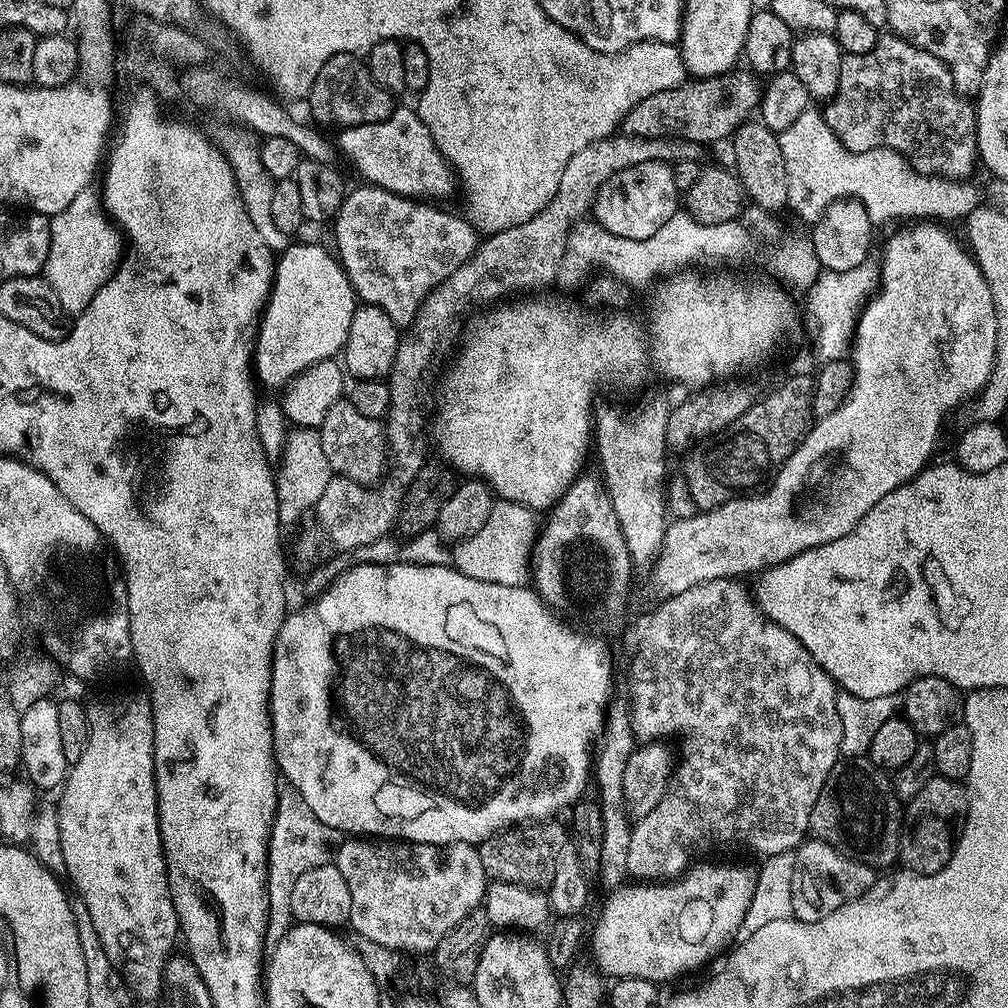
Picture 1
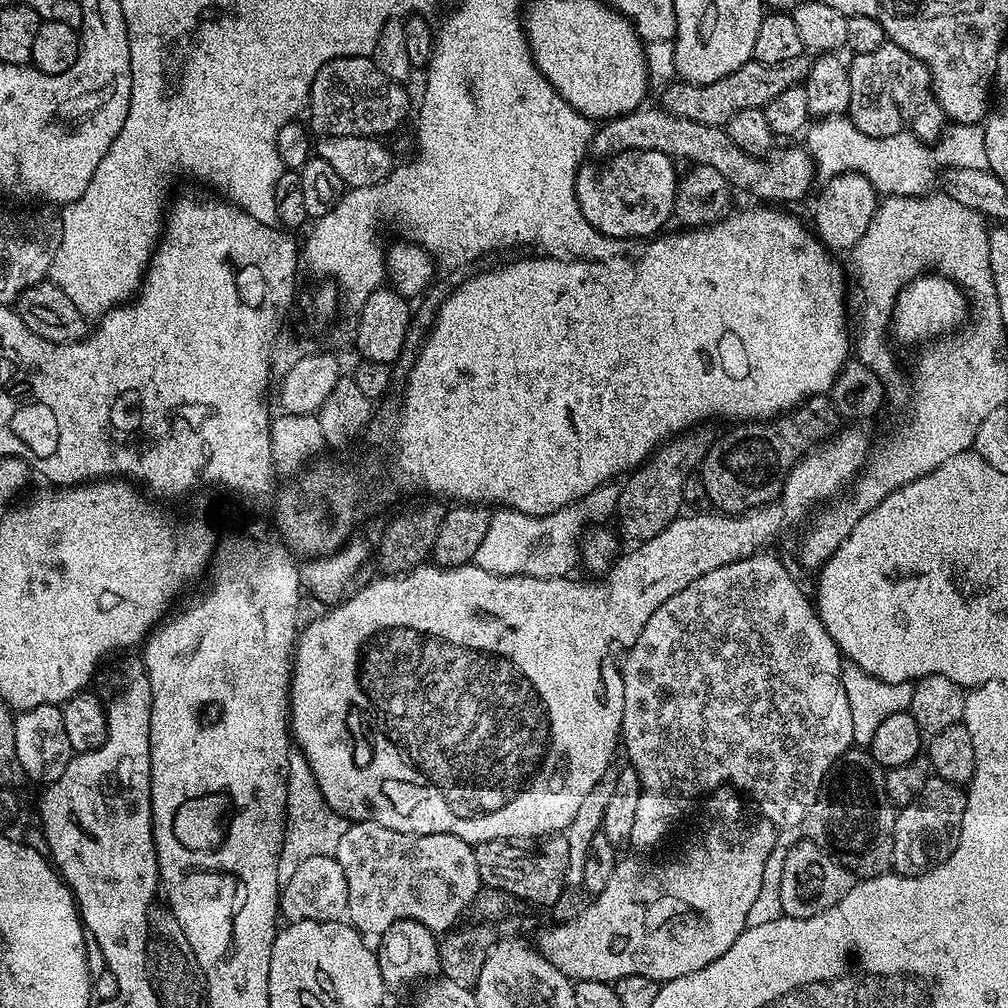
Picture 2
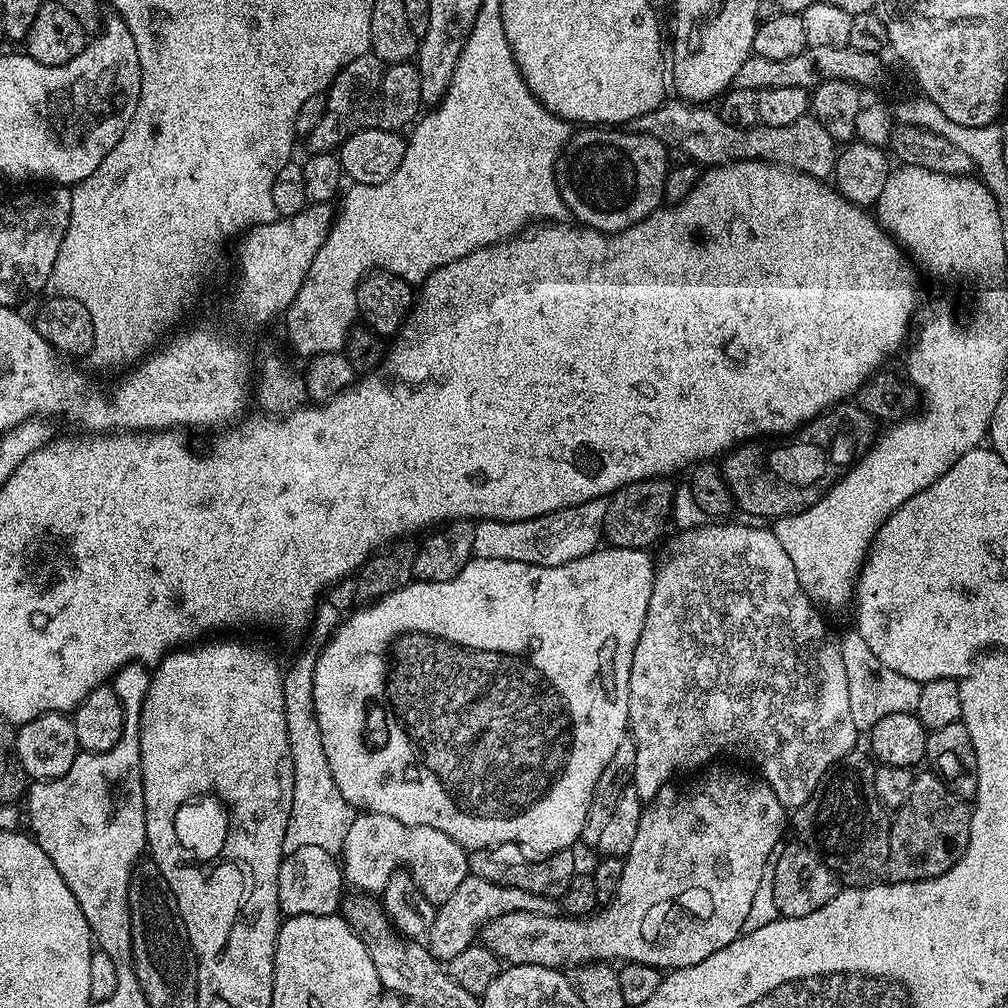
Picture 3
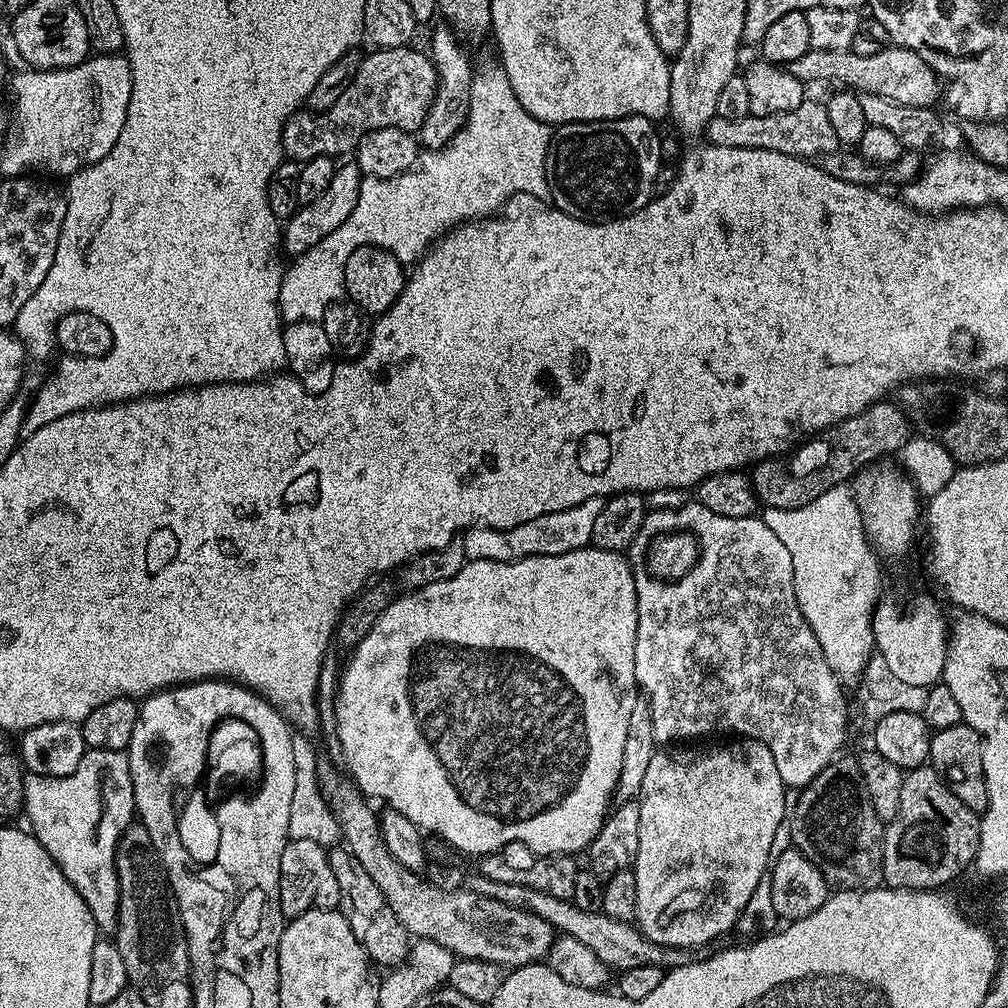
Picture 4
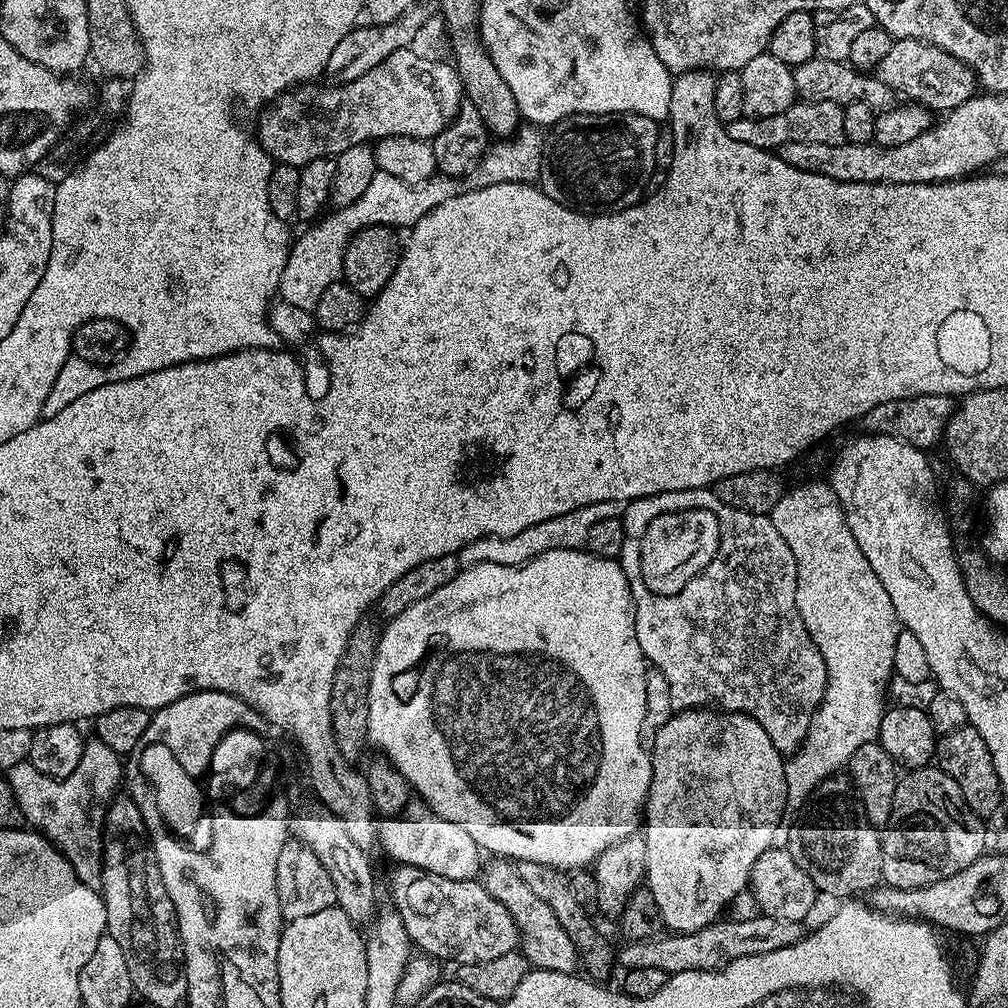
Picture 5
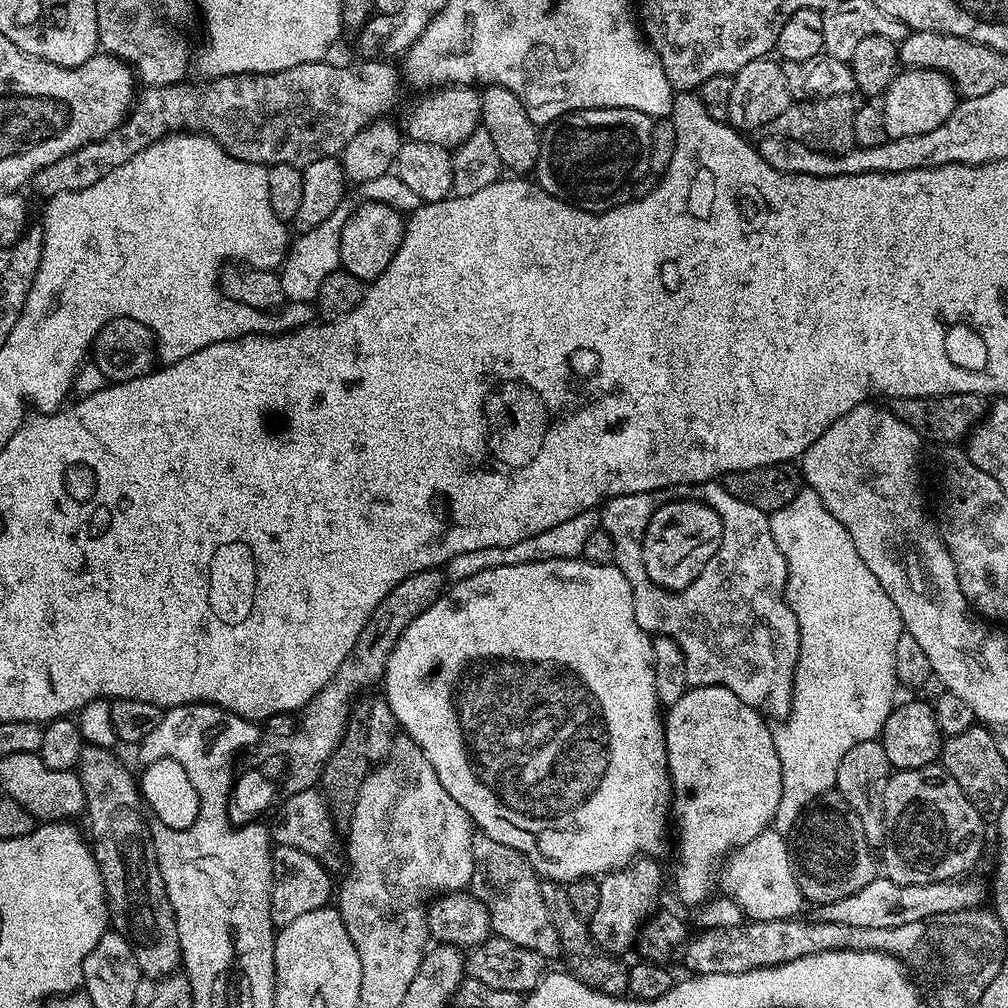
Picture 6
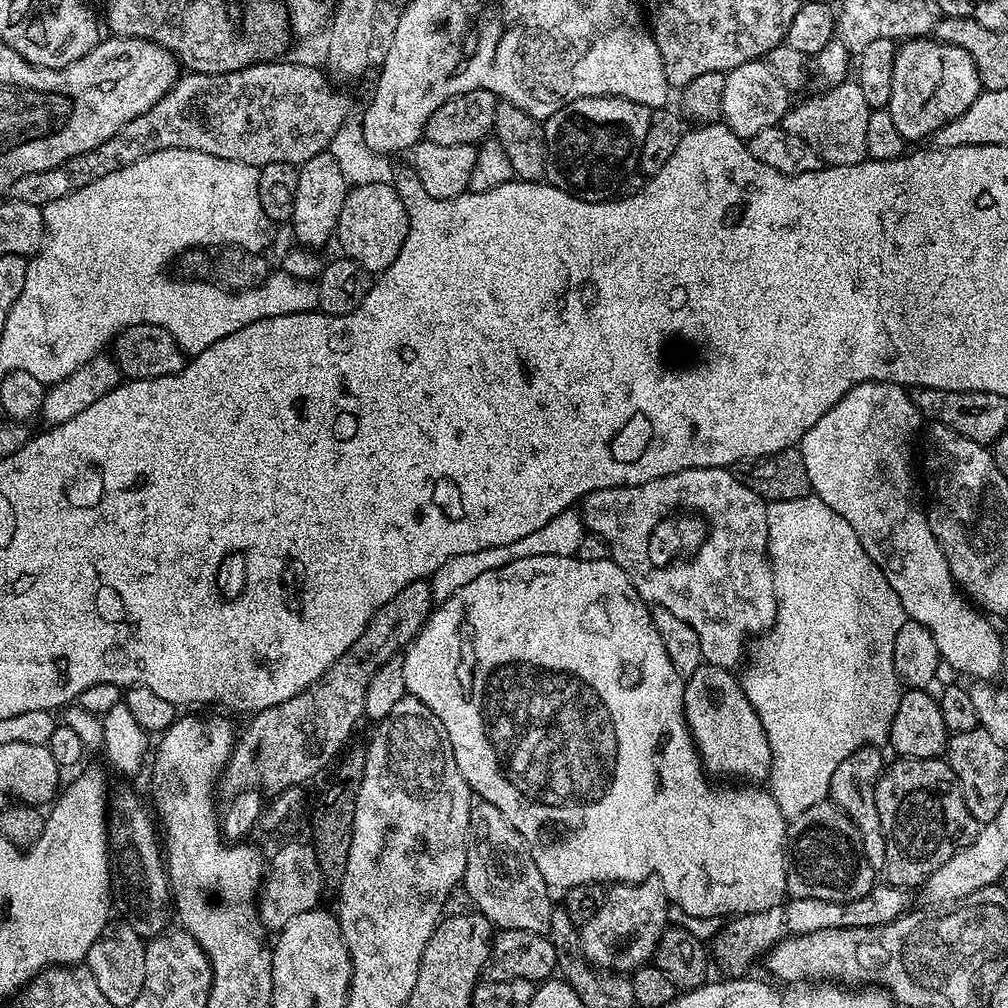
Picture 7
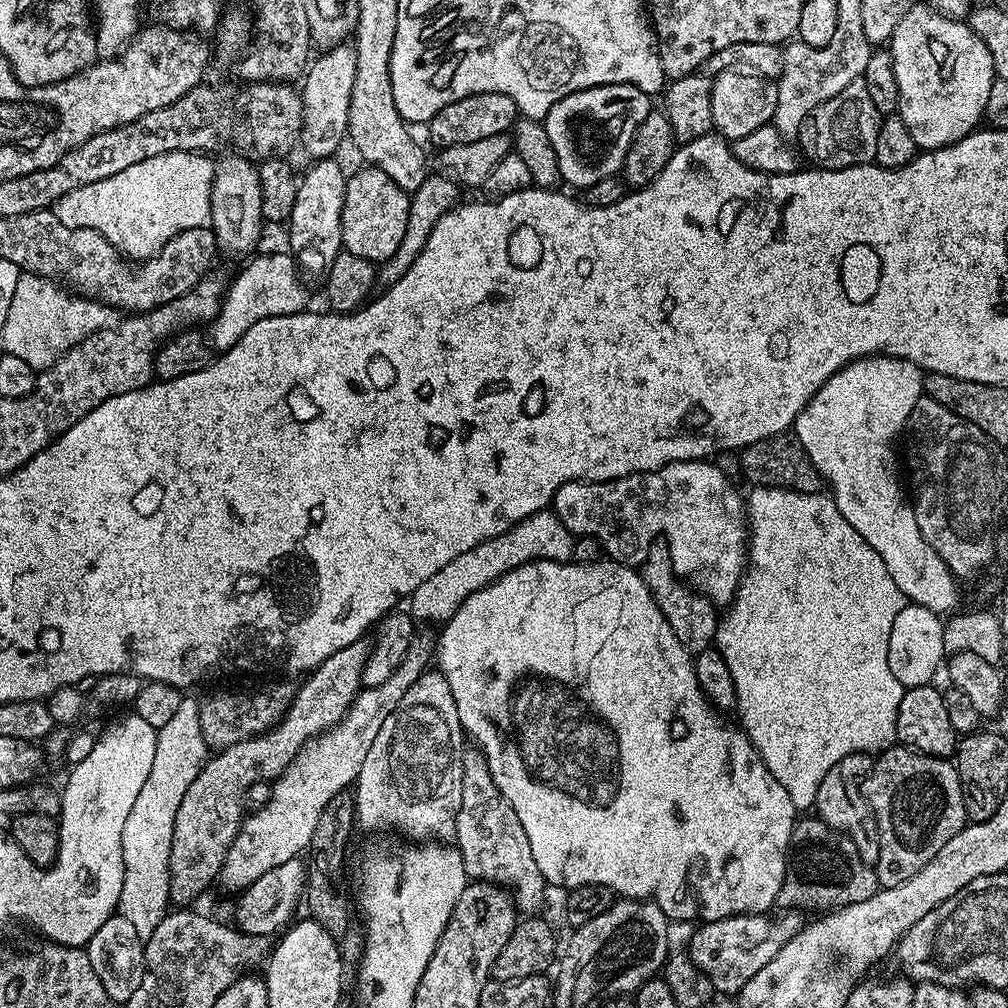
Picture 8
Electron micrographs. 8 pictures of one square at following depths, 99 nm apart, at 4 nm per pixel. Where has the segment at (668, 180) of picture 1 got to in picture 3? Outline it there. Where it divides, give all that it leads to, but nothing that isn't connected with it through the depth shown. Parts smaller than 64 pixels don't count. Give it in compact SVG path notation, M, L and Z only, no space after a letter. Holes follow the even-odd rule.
M584 126L579 130L573 131L569 135L568 143L565 144L563 152L556 160L556 185L560 191L560 197L565 206L568 207L569 213L573 217L577 216L579 223L585 228L593 228L599 232L621 232L630 226L634 226L638 222L642 222L665 203L664 183L668 177L668 169L670 167L670 152L665 148L661 140L655 140L652 136L646 136L639 130L631 130L632 132L624 132L628 130L617 130L612 126Z

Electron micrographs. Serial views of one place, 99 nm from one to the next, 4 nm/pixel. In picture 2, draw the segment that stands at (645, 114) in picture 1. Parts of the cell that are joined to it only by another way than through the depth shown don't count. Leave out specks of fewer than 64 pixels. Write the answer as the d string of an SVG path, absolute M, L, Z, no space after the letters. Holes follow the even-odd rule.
M807 55L794 58L785 64L760 64L751 59L738 70L726 74L726 78L718 78L718 82L709 84L686 84L672 82L663 89L664 101L662 107L665 112L678 118L690 118L694 122L703 124L727 125L728 120L738 114L738 110L747 108L764 108L782 90L790 90L803 85L812 69L812 60Z

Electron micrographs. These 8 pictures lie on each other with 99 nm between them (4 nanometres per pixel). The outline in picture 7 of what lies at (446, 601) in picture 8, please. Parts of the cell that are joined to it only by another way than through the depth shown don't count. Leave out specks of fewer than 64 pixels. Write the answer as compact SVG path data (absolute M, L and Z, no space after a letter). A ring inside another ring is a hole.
M569 510L558 514L558 518L550 518L542 530L534 530L534 534L526 534L526 538L518 538L518 542L506 546L494 546L486 550L478 550L474 554L458 554L450 558L430 577L432 585L432 599L443 602L451 598L466 582L474 582L480 574L486 574L488 570L501 568L518 558L530 558L531 556L574 556L578 546L582 543L586 529L584 517L579 511Z

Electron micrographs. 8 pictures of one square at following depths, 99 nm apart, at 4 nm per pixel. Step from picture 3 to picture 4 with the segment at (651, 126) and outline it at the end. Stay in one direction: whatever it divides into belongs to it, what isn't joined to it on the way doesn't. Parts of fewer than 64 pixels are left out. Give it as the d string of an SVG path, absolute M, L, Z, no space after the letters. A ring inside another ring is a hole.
M806 98L800 103L798 110L790 110L786 114L750 114L746 118L722 118L716 115L708 123L706 140L707 143L718 146L774 150L778 154L790 154L801 158L823 158L832 152L841 151L842 148L838 134L834 134L834 125L830 123L824 104L812 98Z

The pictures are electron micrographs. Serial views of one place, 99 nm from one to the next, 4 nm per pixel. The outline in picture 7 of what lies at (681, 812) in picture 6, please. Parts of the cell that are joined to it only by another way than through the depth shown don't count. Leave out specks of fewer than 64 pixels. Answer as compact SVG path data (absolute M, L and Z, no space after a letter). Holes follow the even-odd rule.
M700 663L698 670L694 670L694 674L684 681L684 717L688 729L692 731L692 741L700 754L700 762L713 777L723 772L741 772L748 779L745 781L764 782L772 775L772 751L766 730L762 730L762 722L758 722L758 714L754 706L750 706L744 687L733 669Z

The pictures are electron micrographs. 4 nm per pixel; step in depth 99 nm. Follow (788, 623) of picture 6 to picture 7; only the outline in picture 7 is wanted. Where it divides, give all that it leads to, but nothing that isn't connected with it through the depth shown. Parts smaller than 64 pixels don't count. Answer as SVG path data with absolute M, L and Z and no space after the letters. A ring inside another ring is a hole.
M689 468L687 472L683 473L682 479L679 475L668 476L668 484L657 486L656 480L651 480L645 484L635 484L629 488L607 488L606 490L594 490L590 497L588 509L583 509L582 515L584 517L585 529L594 534L598 534L602 538L606 538L606 542L612 551L611 560L615 564L626 566L628 576L632 580L632 584L638 590L638 594L644 600L645 604L655 606L657 609L674 614L674 618L678 618L682 622L686 622L694 630L694 634L698 634L698 642L702 646L702 654L704 660L714 666L722 666L723 668L735 669L737 665L745 659L746 645L750 638L755 638L768 631L772 627L772 623L776 621L776 595L774 594L774 578L772 577L772 563L768 560L768 523L766 522L766 514L768 513L768 504L758 494L754 494L754 490L750 490L750 486L746 486L738 477L735 471L721 470L718 468ZM676 496L684 496L688 501L688 507L695 507L701 512L709 513L712 518L711 524L713 531L712 540L708 540L708 548L704 548L704 552L700 552L700 560L696 560L696 564L700 564L700 568L696 568L696 572L700 572L700 580L692 580L692 572L684 572L684 568L672 568L672 572L652 572L653 560L646 558L646 546L652 542L654 533L659 529L660 524L668 515L665 508L676 501ZM708 568L712 568L712 572L720 572L720 580L708 580Z

